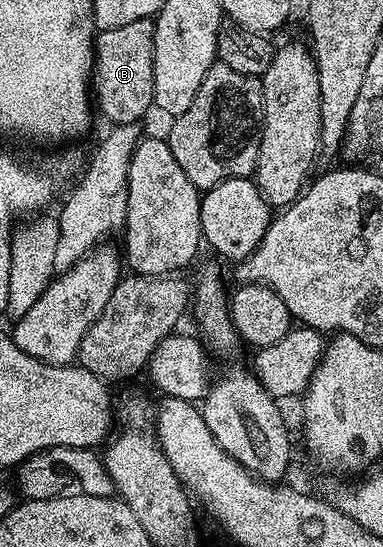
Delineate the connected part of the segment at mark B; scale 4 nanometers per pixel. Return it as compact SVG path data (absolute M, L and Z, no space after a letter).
M144 19L127 23L106 31L97 31L96 59L92 62L90 92L95 107L109 121L109 125L133 124L143 121L143 116L154 108L154 30L155 19Z

